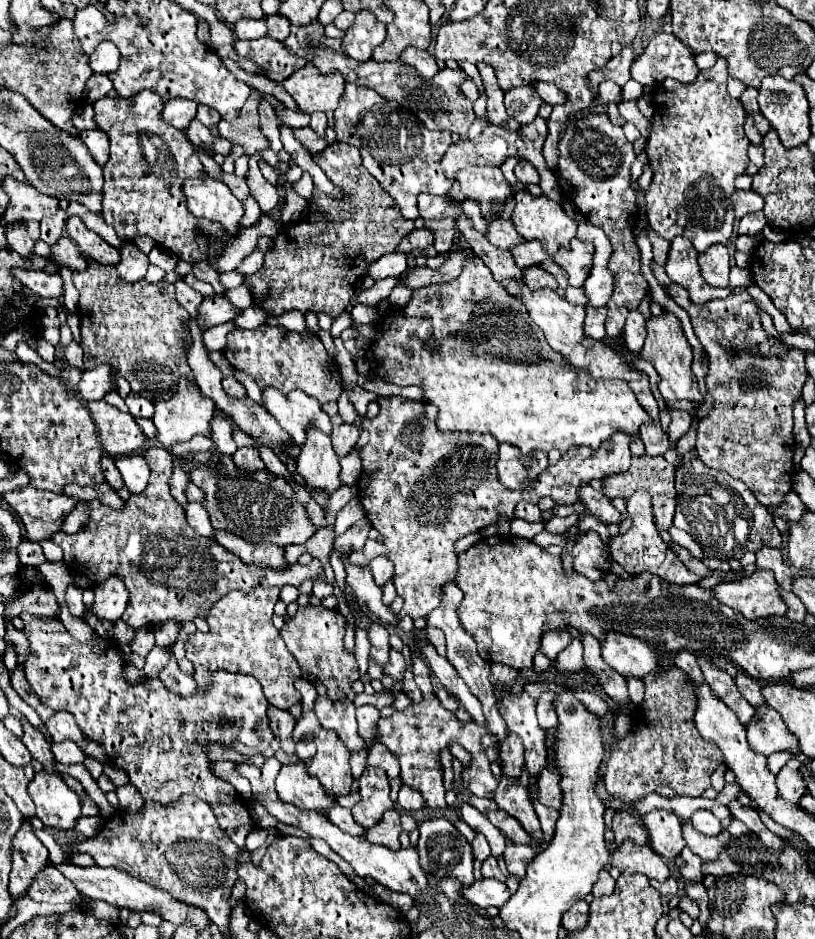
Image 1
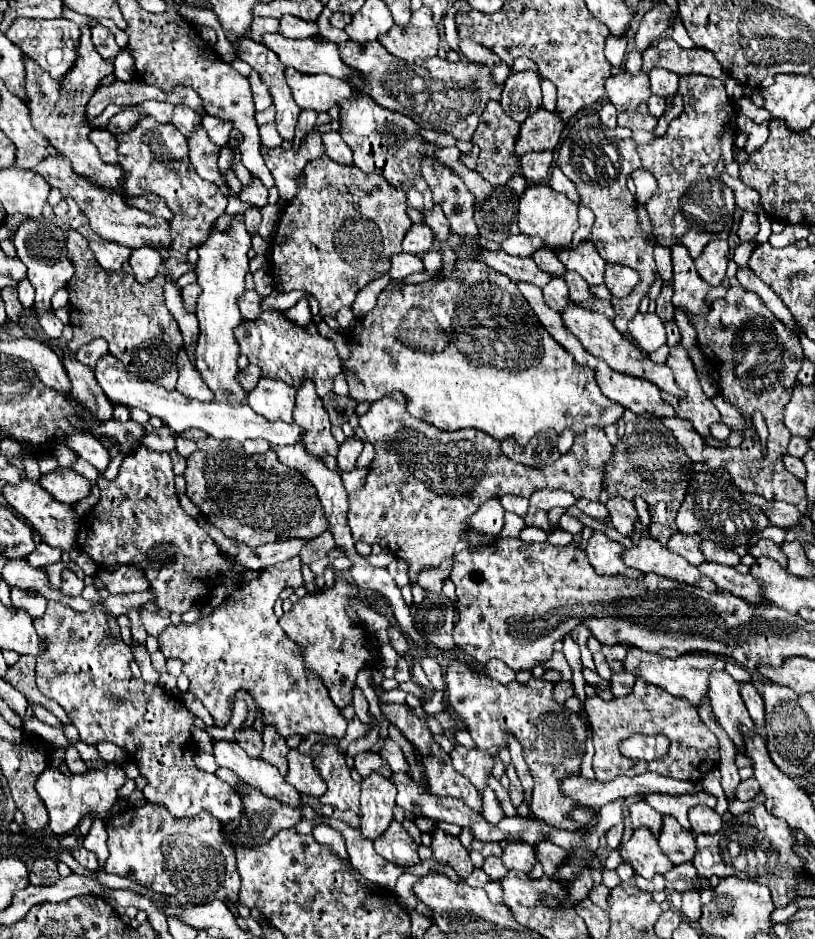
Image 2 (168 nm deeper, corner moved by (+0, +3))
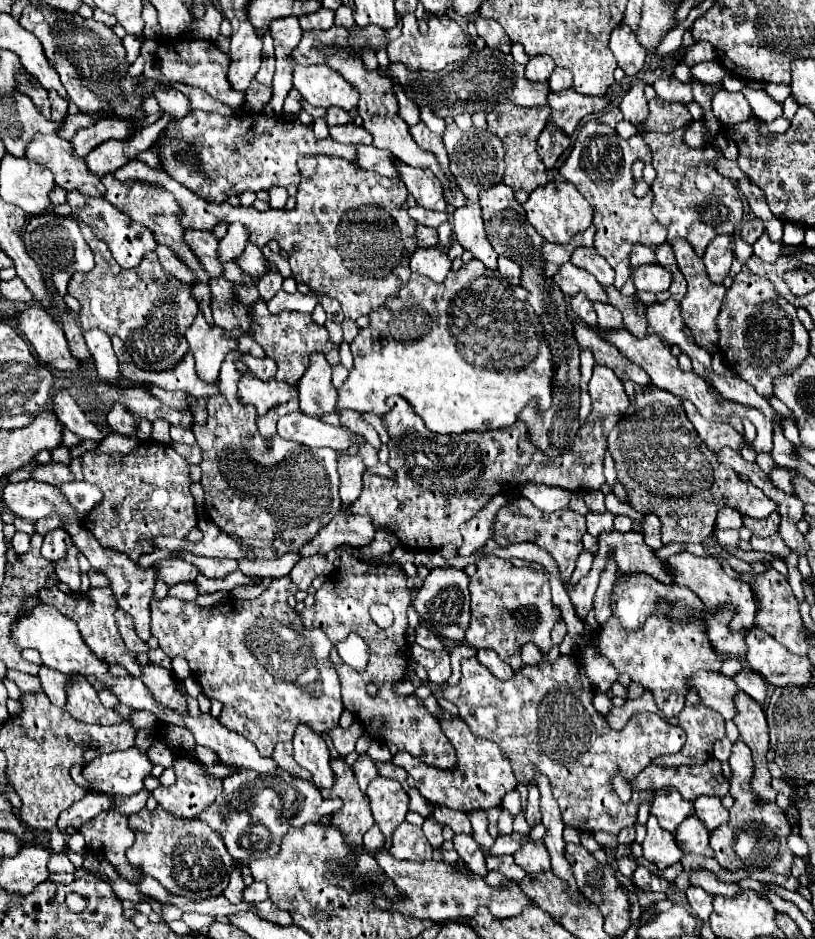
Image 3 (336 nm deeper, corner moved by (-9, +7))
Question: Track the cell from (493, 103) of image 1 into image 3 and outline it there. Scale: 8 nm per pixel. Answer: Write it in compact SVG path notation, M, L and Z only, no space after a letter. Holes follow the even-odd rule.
M476 17L476 19L474 19L474 25L476 25L478 35L486 41L486 47L490 47L490 49L500 49L500 51L510 53L510 47L512 47L512 45L510 45L510 39L508 39L506 31L500 27L498 21Z

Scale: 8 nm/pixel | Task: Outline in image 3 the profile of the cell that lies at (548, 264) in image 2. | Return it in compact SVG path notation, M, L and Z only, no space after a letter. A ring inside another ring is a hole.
M570 261L558 269L558 273L554 275L552 281L554 281L554 283L562 289L562 293L566 293L566 295L572 295L572 293L582 291L582 293L586 293L586 297L588 297L590 301L608 301L602 285L594 279L594 275L590 275L590 273L588 273L586 269L582 269L582 267L574 267Z

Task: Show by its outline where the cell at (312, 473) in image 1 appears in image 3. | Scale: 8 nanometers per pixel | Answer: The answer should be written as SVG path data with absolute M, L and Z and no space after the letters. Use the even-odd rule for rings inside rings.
M314 353L310 357L310 367L304 373L304 377L298 383L300 391L300 411L304 411L310 417L322 417L326 413L336 411L336 389L330 381L332 369L326 363L324 355Z

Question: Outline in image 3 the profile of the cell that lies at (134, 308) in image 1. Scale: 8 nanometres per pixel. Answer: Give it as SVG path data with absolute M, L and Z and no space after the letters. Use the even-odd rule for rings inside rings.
M78 223L82 229L82 235L86 239L86 243L90 245L94 257L96 257L96 267L90 273L76 273L72 275L70 283L68 283L68 293L72 297L78 299L80 303L80 325L84 331L88 329L102 329L108 335L118 335L124 341L126 351L130 353L132 361L140 367L140 369L148 369L148 371L166 371L170 367L176 367L178 361L182 361L188 353L188 343L186 343L186 329L190 327L190 323L194 323L196 315L198 315L198 303L194 301L190 287L186 283L180 283L176 279L164 277L160 275L158 279L148 279L146 277L146 265L160 265L156 253L144 255L142 261L138 263L138 267L132 269L122 269L110 249L106 247L106 243L102 243L92 231L90 227L86 227L86 223Z

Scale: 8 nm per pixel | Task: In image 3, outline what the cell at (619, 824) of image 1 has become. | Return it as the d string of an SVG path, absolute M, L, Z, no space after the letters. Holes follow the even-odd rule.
M666 787L666 789L658 789L654 793L654 803L650 807L650 813L658 817L660 825L674 833L678 829L678 825L694 813L694 807L690 801L682 799L680 793L672 787Z

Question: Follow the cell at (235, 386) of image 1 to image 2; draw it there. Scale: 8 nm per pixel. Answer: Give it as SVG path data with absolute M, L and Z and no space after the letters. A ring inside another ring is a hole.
M249 365L249 367L245 367L243 371L241 371L241 375L239 375L239 383L241 383L241 387L245 389L245 391L251 391L255 385L257 385L257 381L261 379L261 369L259 367L255 367L255 365Z

